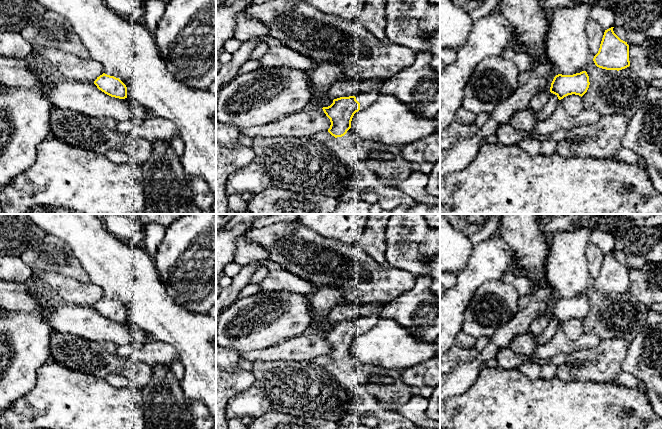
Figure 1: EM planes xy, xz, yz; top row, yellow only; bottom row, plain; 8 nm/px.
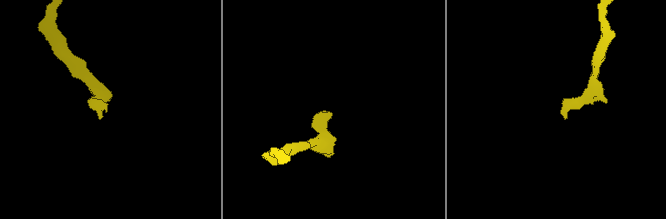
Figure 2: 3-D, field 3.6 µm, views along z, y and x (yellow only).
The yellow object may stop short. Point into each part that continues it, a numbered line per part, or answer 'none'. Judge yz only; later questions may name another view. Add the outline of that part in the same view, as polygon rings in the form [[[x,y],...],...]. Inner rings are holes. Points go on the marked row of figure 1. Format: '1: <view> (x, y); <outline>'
none

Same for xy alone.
none

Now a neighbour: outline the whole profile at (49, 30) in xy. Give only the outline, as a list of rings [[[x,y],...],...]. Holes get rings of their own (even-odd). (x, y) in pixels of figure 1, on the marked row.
[[[46,10],[44,14],[25,26],[20,34],[33,48],[57,49],[83,59],[91,58],[68,22],[53,11]]]

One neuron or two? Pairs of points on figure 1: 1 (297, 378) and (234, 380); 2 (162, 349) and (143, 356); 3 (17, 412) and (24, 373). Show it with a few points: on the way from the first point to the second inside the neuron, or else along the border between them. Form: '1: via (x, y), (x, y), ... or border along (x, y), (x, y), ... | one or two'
1: border along (251, 371), (254, 382), (237, 395) | two
2: via (157, 351), (148, 354) | one
3: border along (36, 379), (36, 384), (10, 406) | two

